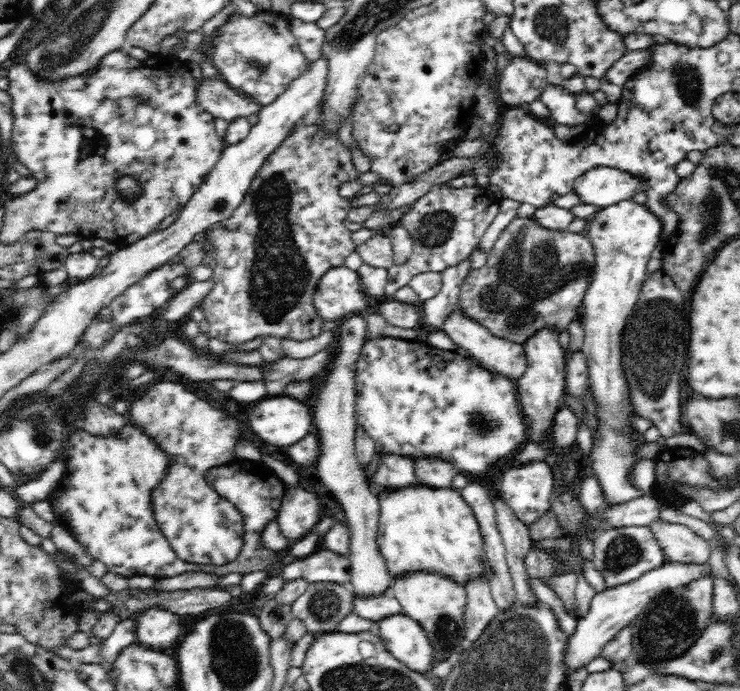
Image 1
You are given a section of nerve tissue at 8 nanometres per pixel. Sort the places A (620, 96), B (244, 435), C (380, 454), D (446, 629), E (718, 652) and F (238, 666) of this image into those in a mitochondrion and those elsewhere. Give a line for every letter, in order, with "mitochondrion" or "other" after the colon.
A: other
B: other
C: other
D: mitochondrion
E: mitochondrion
F: mitochondrion

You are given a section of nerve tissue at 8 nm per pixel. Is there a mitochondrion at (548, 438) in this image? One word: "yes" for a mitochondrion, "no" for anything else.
no

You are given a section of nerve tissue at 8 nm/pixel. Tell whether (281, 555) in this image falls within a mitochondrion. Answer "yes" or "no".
no

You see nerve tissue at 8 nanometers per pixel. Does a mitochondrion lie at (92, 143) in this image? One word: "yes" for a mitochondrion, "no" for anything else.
yes

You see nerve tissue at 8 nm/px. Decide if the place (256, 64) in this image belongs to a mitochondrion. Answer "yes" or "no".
yes

